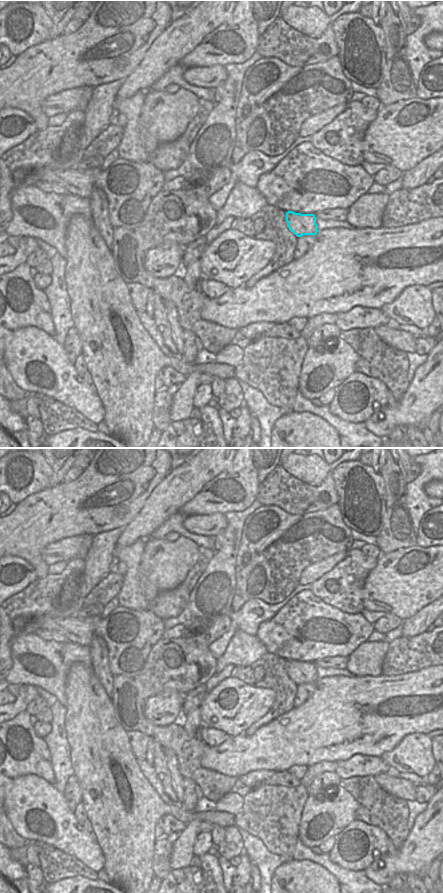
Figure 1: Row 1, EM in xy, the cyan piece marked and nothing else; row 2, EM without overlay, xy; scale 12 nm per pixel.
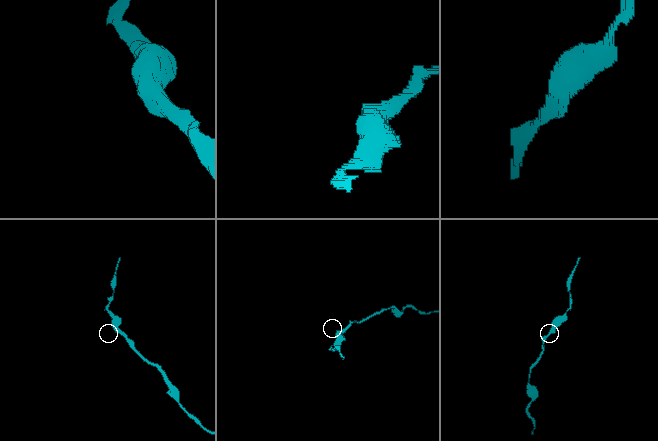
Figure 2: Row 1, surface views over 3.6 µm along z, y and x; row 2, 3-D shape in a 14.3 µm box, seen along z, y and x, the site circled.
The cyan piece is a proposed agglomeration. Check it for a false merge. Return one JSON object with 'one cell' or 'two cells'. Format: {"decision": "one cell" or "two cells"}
{"decision": "one cell"}

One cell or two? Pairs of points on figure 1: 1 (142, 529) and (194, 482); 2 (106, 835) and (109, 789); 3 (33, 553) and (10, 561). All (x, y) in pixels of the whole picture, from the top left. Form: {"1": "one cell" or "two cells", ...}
{"1": "one cell", "2": "one cell", "3": "two cells"}

